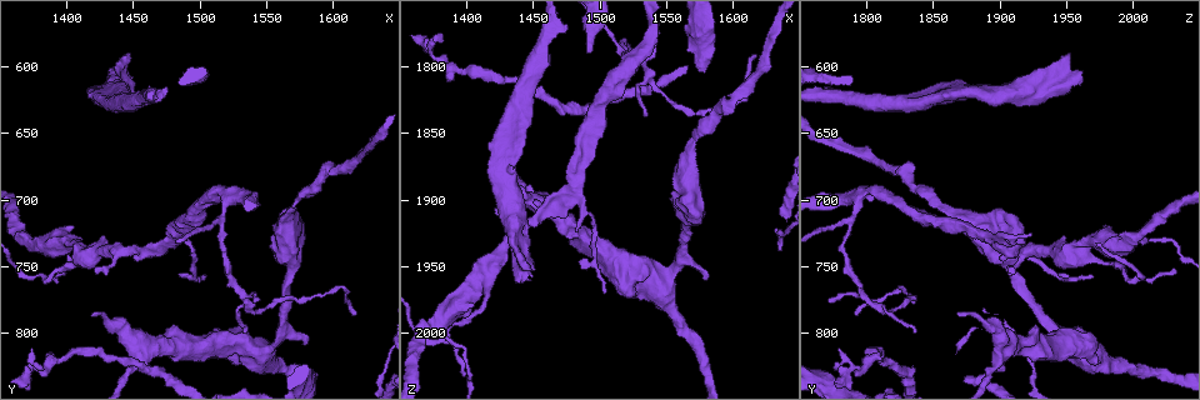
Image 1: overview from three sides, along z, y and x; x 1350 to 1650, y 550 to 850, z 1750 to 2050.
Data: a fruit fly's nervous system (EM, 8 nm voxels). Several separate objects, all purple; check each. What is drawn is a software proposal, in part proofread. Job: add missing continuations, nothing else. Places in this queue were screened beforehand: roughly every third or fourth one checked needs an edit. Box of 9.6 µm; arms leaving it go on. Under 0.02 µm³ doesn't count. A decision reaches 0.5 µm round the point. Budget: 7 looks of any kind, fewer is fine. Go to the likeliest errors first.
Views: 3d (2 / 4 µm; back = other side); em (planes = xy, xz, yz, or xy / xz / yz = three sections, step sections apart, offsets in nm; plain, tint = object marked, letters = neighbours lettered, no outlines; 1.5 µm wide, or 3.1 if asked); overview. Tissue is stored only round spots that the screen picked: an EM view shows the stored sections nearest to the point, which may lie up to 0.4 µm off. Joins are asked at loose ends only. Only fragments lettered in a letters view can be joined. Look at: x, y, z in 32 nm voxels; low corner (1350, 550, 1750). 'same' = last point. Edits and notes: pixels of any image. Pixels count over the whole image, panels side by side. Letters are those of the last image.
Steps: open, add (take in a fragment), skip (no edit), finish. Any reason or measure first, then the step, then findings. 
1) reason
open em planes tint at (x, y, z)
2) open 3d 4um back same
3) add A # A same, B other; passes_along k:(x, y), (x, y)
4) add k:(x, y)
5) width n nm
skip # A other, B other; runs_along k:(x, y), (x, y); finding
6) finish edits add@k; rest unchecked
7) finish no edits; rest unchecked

thick end
open 3d 2um back at (1446, 612, 1962)

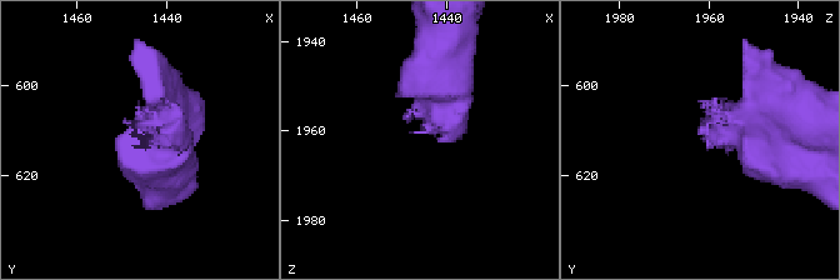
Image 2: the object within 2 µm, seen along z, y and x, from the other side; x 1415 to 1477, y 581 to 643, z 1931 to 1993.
open em yz step 4 letters at (1446, 614, 1961)

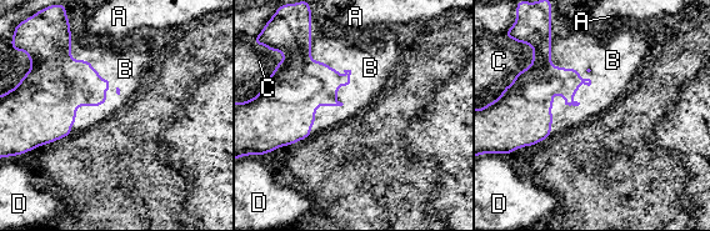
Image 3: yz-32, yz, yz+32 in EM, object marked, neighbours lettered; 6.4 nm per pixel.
open em planes letters same

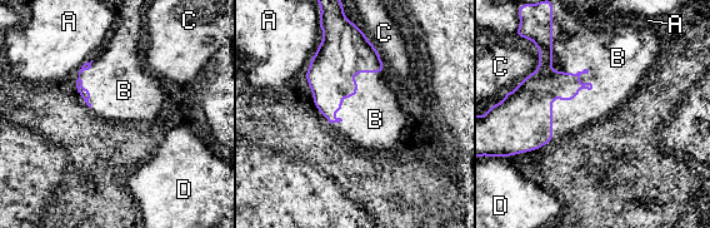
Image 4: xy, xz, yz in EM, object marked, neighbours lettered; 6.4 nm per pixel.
longest_contact B 500 nm
add B # A other, B same, C other, D other; it goes on there

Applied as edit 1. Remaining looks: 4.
thin end
open 3d 4um at (1384, 824, 1780)

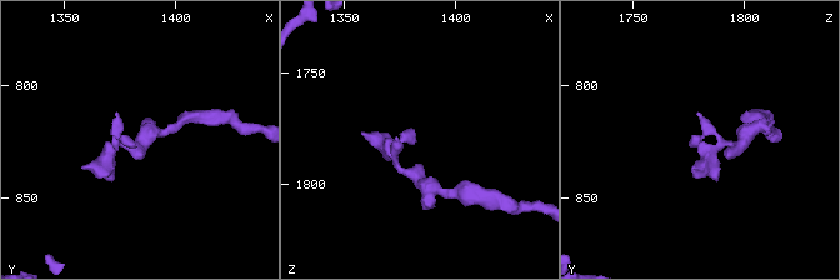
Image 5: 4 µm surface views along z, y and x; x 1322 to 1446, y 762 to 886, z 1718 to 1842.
need the tissue
open em planes letters at (1382, 827, 1780)

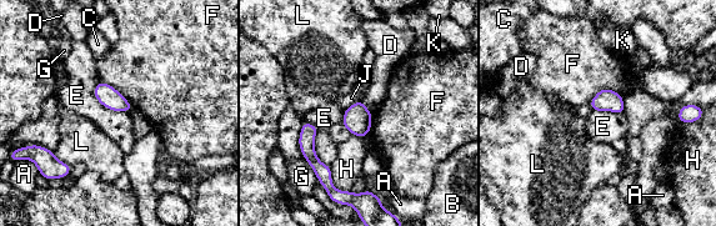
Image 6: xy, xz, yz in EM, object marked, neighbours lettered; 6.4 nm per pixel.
width 140 nm
skip # A other, B other, C other, D other, E other, F other, G other, H other, J other, K other, L other; border 6:(622, 96), (601, 89), (589, 103); none of them fits

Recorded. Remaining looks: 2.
finish edits add@4; rest unchecked

